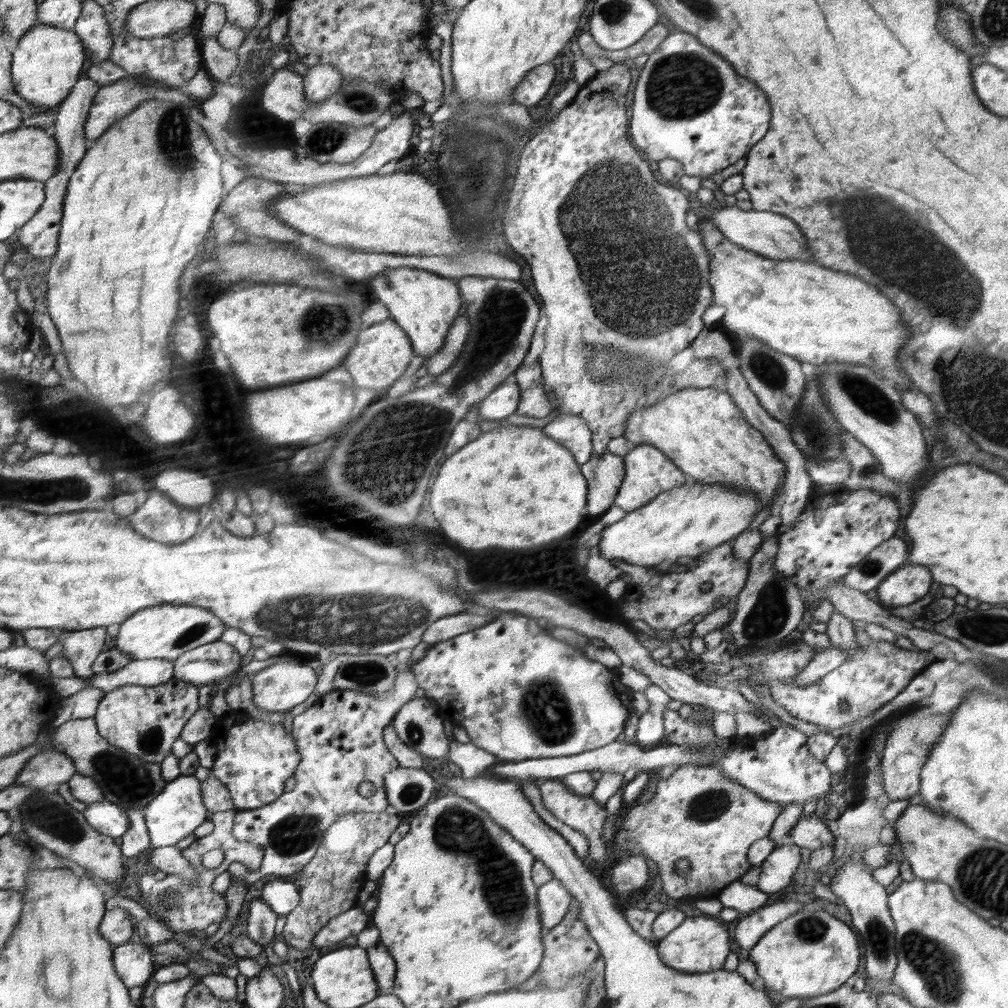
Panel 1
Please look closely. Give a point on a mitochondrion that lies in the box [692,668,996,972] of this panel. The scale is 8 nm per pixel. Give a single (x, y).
(879, 939)

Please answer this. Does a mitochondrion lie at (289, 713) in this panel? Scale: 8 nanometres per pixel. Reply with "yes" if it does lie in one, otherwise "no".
no

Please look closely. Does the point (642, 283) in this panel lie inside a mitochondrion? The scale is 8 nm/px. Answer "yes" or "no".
yes

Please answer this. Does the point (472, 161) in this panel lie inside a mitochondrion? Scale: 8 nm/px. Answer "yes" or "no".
yes

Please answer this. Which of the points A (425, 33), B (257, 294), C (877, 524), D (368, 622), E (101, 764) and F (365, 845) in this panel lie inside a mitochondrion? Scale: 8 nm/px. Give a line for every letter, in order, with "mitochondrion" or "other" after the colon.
A: other
B: other
C: other
D: mitochondrion
E: mitochondrion
F: other

